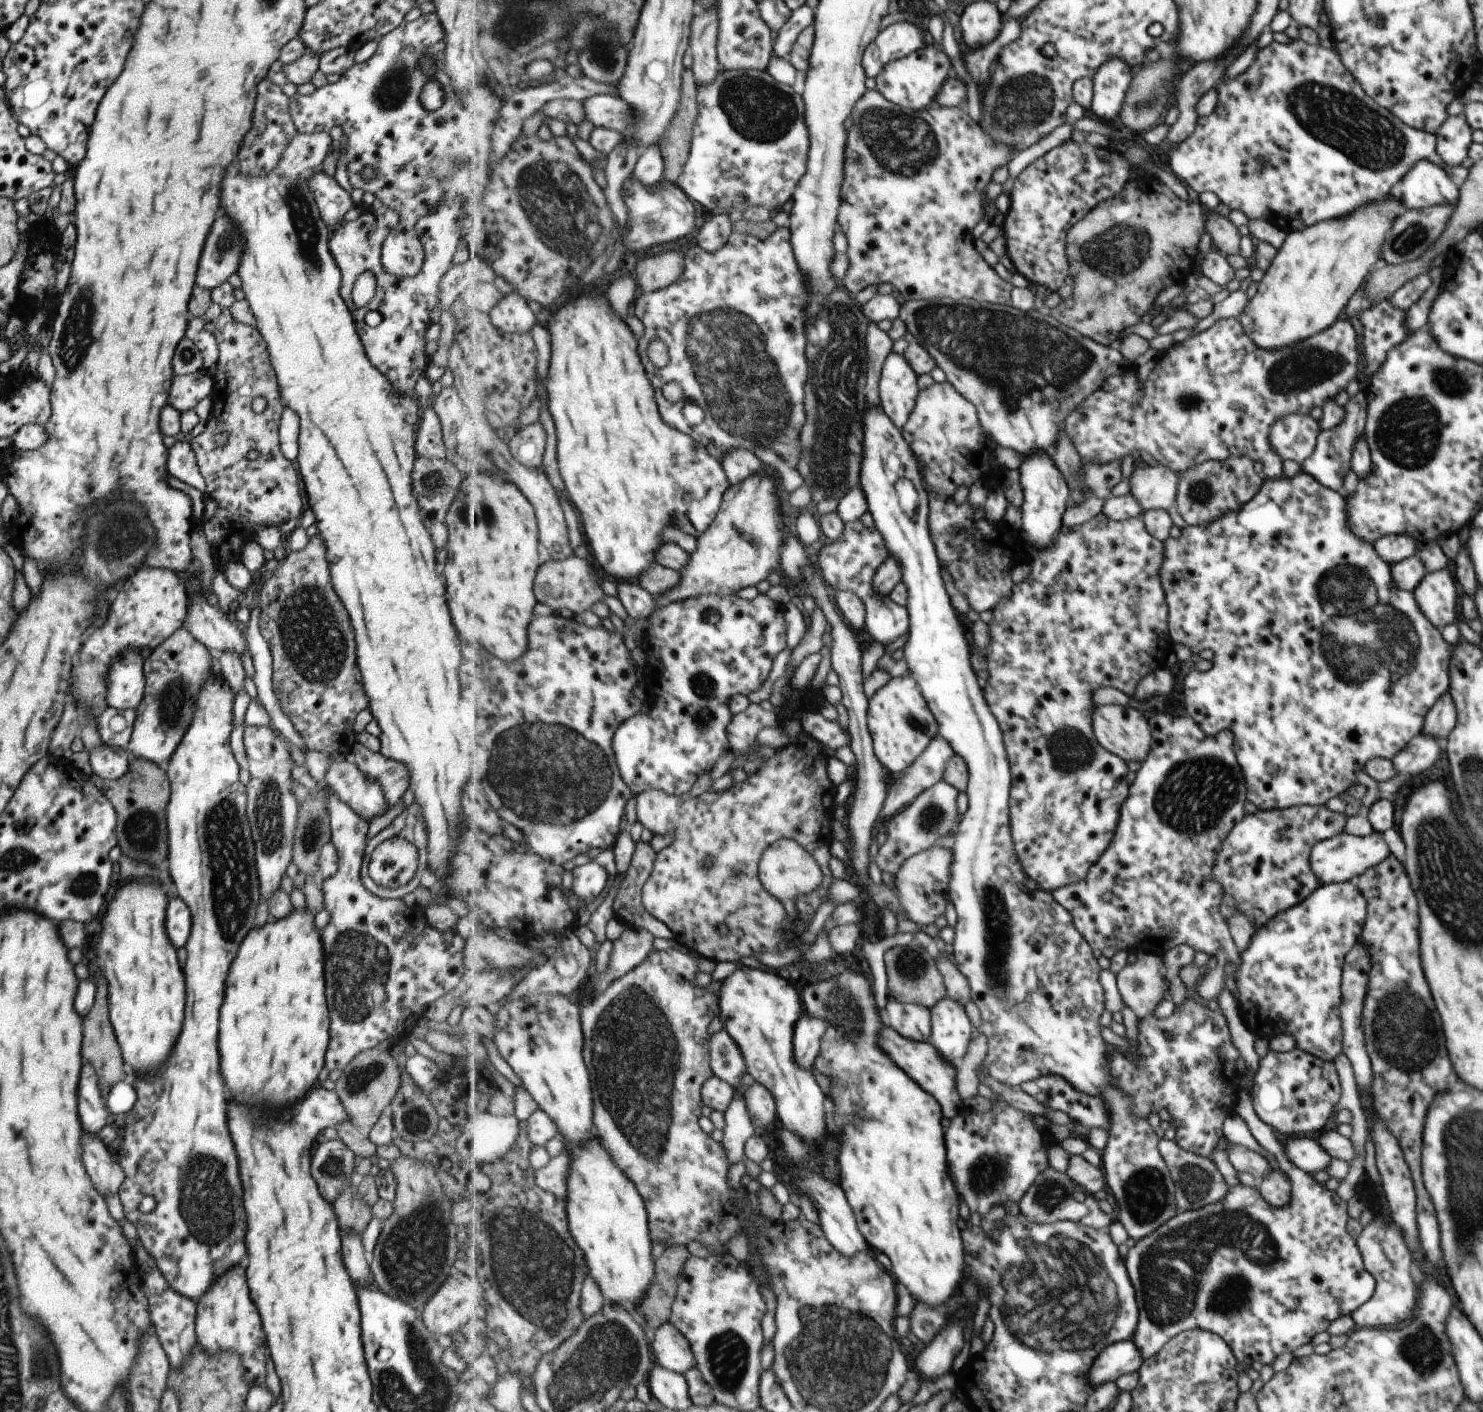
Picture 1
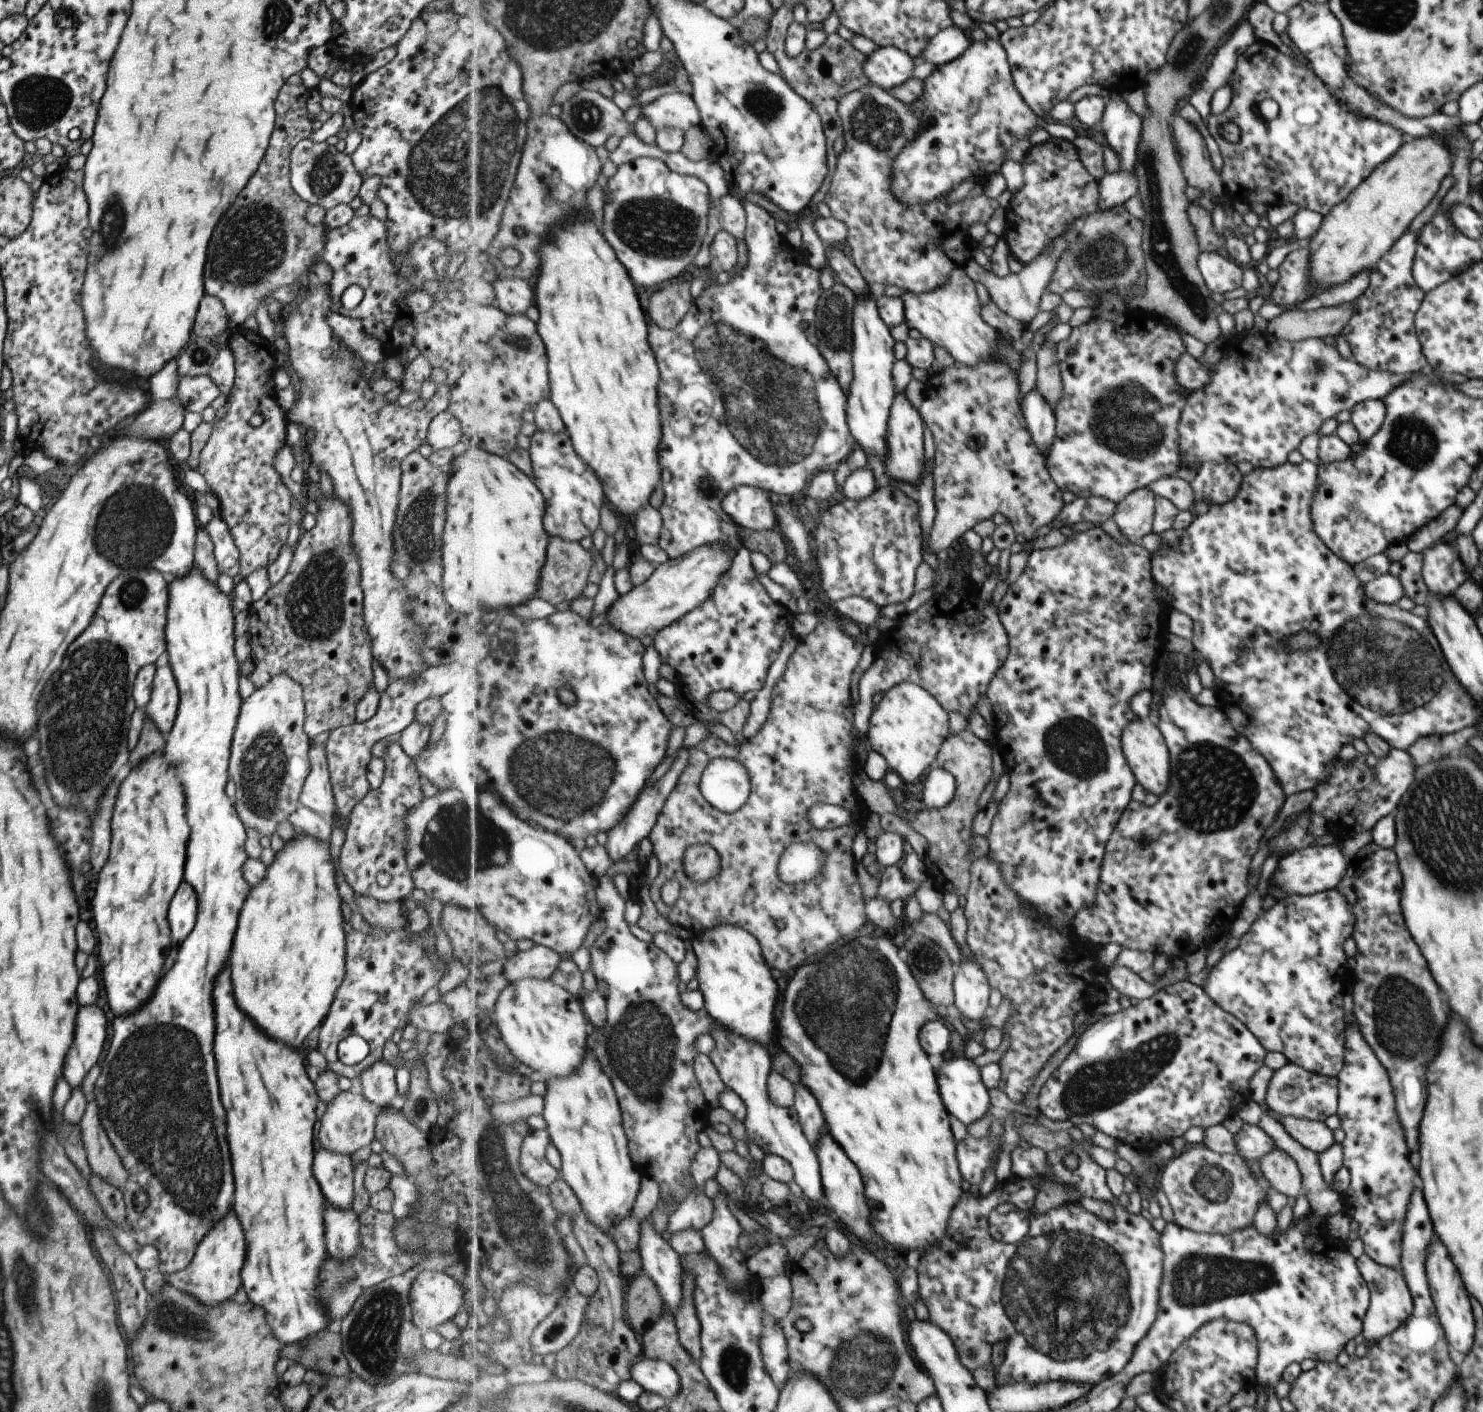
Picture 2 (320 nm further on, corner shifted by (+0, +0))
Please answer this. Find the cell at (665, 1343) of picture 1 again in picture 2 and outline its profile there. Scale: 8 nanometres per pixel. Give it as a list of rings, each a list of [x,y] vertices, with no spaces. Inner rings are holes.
[[[651,1215],[642,1222],[640,1233],[639,1251],[642,1254],[644,1272],[654,1278],[667,1310],[675,1315],[683,1298],[684,1268],[680,1261],[681,1255],[661,1236]]]

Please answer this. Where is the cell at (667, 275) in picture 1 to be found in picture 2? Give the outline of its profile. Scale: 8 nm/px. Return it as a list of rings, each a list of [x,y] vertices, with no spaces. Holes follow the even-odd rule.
[[[682,278],[651,296],[649,314],[661,328],[674,329],[687,316],[693,301],[691,279]]]

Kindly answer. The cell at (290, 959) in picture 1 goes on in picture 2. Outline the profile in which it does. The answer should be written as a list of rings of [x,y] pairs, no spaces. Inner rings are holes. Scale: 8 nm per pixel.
[[[296,832],[293,838],[284,842],[281,850],[274,852],[273,860],[266,866],[264,877],[255,885],[250,887],[249,894],[245,898],[245,904],[241,906],[239,918],[237,918],[237,930],[233,936],[231,952],[229,952],[229,964],[231,964],[231,984],[233,984],[233,996],[241,1012],[245,1012],[269,1038],[279,1040],[283,1044],[291,1044],[293,1048],[299,1046],[299,1050],[304,1050],[305,1038],[307,1034],[317,1028],[323,1022],[328,1013],[331,1001],[334,999],[335,991],[340,985],[344,973],[344,936],[343,919],[341,917],[340,896],[336,887],[336,868],[332,863],[332,856],[329,852],[328,842],[313,838],[304,832]]]

